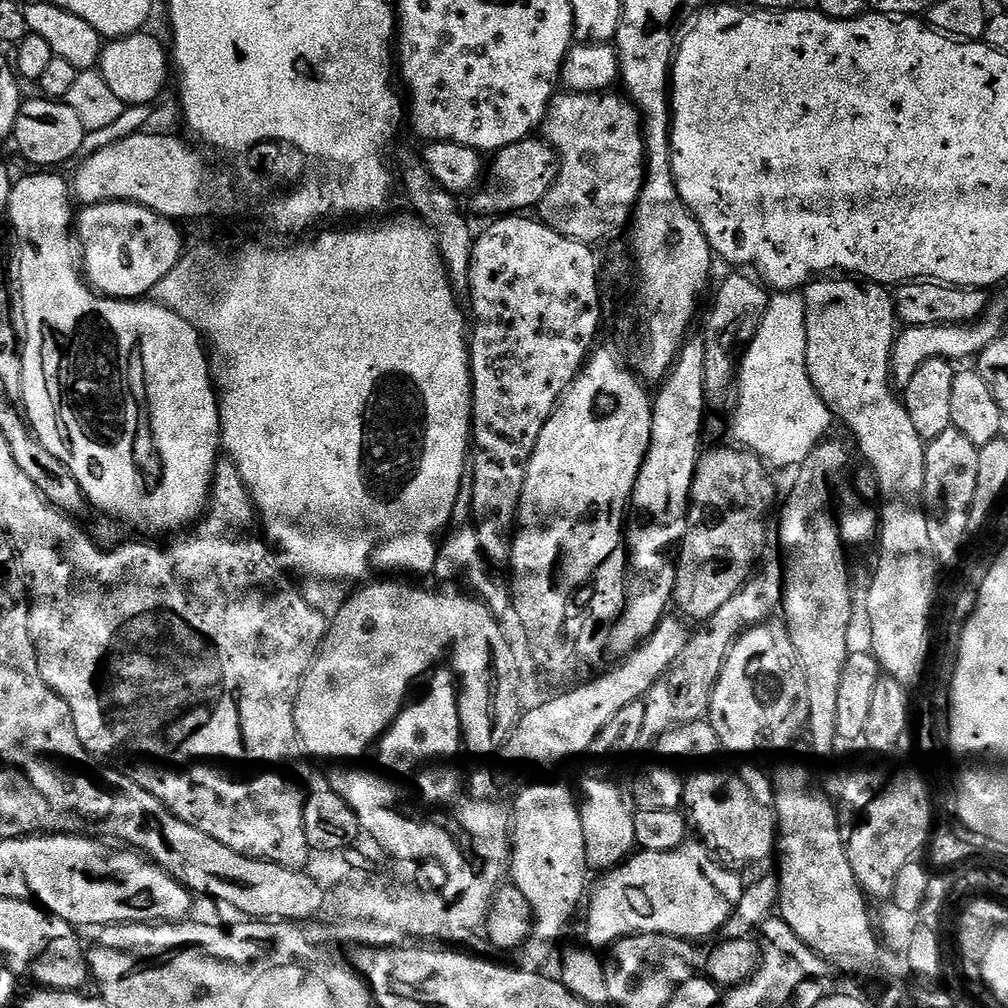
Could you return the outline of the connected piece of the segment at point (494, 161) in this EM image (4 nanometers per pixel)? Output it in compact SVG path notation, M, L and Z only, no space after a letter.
M529 138L514 142L510 146L500 149L491 157L488 188L481 187L471 197L471 199L473 198L472 208L476 212L488 216L487 218L499 218L535 209L550 190L550 186L556 181L559 169L560 162L556 151L552 149L552 145L547 140Z

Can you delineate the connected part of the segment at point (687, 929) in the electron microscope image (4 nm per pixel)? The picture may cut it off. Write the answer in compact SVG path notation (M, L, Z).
M685 842L669 852L637 851L617 868L603 873L597 884L595 881L586 904L587 947L608 950L617 940L639 932L679 936L693 942L699 941L699 936L719 933L744 893L746 884L740 881L740 875L721 864L699 842Z

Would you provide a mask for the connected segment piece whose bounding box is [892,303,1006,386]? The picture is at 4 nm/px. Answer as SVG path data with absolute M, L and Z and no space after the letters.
M993 303L988 311L979 320L962 324L913 324L905 327L896 337L896 345L892 348L892 378L897 385L903 386L914 378L914 370L922 366L922 362L931 360L968 360L979 357L990 342L999 338L1005 331L1004 308L1000 304Z

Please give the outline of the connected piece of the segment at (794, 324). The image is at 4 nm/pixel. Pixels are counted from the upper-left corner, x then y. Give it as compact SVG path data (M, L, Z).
M777 291L768 301L768 309L738 361L738 375L734 385L736 413L732 416L732 436L737 445L755 452L765 464L776 468L792 468L803 464L804 459L829 435L828 427L834 424L831 410L822 402L818 390L810 382L806 370L806 306L799 291Z

